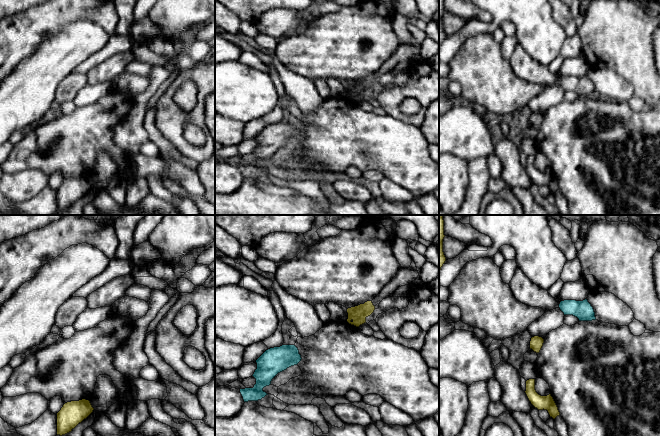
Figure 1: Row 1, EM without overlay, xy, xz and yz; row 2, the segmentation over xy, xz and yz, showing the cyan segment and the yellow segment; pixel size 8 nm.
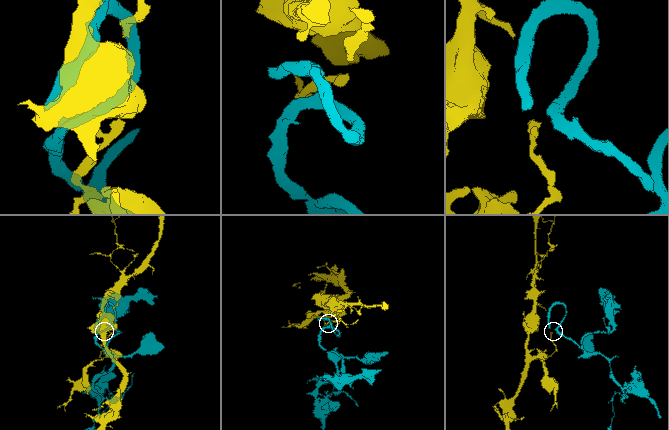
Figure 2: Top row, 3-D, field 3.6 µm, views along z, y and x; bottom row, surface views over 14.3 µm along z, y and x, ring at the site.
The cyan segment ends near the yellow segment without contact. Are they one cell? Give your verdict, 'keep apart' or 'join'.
keep apart

